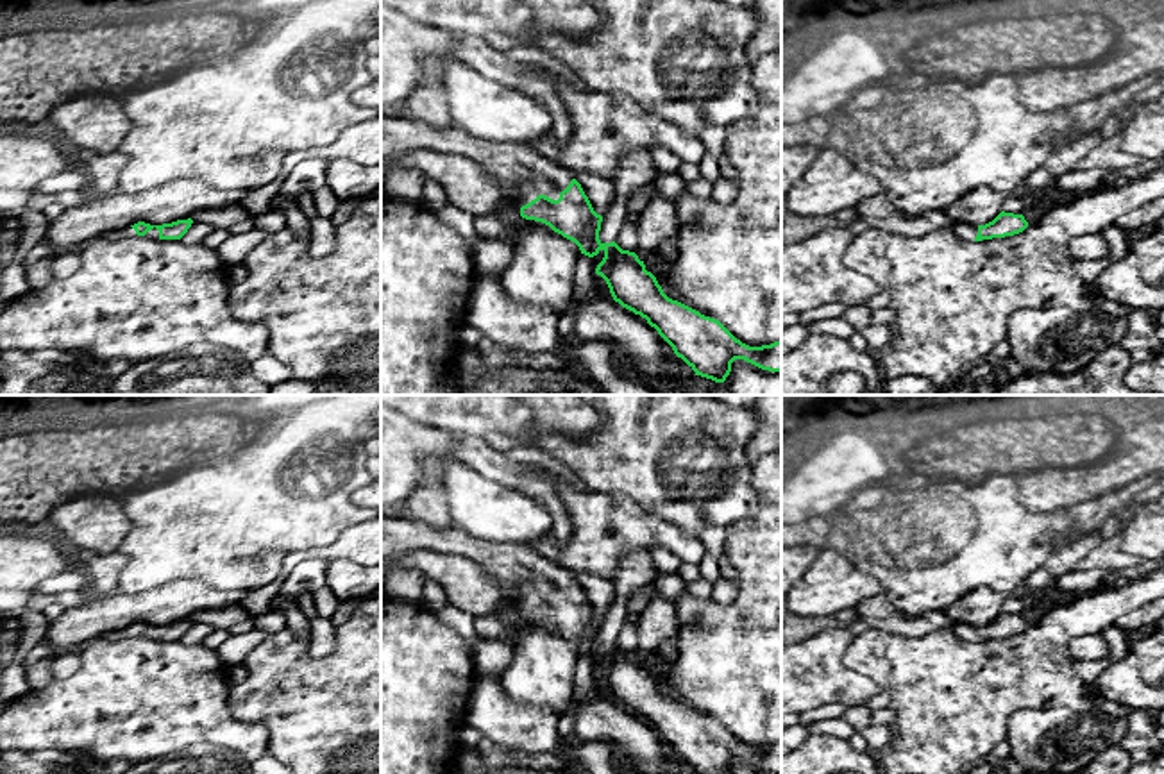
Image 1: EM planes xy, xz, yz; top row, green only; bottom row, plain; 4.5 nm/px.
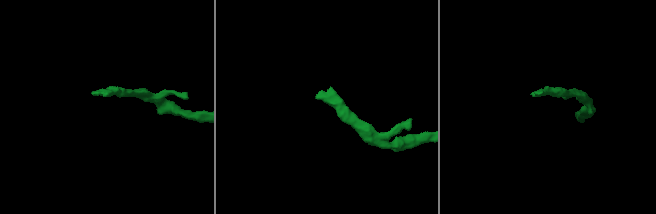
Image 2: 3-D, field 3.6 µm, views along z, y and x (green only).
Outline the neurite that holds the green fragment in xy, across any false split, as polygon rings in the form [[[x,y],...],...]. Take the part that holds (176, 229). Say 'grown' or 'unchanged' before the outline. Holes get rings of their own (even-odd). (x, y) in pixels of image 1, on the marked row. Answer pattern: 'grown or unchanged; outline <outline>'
grown; outline [[[177,220],[172,223],[163,225],[150,225],[145,222],[138,222],[131,227],[123,227],[120,231],[111,231],[104,238],[107,240],[118,240],[118,238],[136,238],[136,236],[147,236],[154,240],[181,240],[188,229],[191,227],[193,220]]]

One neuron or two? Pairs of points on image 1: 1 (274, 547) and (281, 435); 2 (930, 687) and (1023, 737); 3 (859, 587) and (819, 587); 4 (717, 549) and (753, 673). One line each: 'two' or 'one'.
1: one
2: two
3: one
4: two

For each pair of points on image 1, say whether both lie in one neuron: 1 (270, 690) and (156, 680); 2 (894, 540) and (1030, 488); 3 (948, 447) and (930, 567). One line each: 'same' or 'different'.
1: different
2: different
3: different

